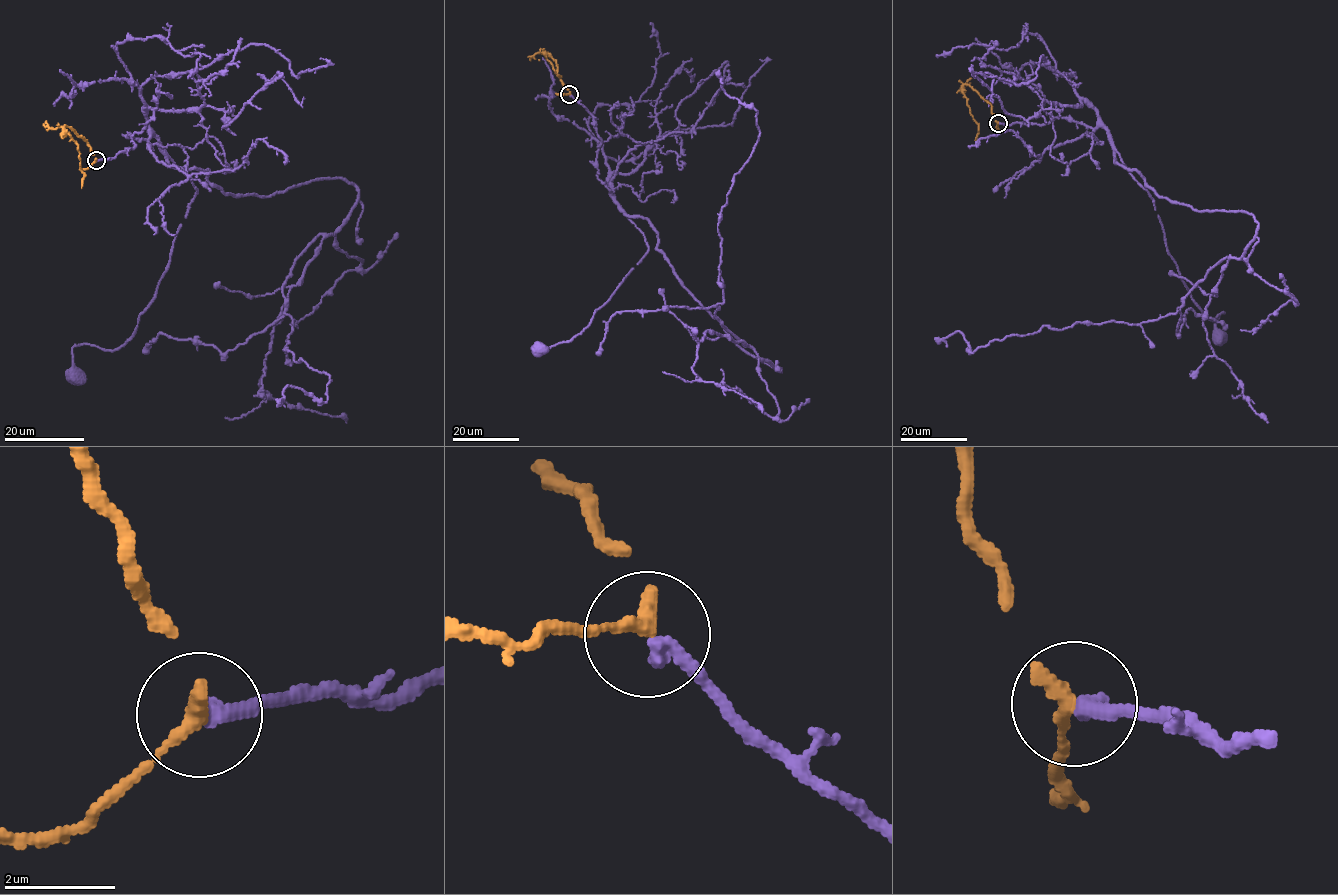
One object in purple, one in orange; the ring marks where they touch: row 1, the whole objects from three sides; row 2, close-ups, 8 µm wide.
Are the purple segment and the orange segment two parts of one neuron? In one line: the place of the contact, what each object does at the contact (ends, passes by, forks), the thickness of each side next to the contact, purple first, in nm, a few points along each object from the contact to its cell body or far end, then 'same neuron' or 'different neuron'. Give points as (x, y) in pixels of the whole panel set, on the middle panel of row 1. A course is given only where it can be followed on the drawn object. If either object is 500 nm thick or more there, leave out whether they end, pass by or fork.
at (569, 94); purple ends there; orange ends there; 300 nm thick on the purple side, 360 nm on the other; purple runs (569, 95), (593, 117), (601, 140), (598, 178), (643, 234), (648, 252), (579, 334), (539, 348); orange runs (569, 94), (545, 54), (556, 61), (560, 77), (558, 74); same neuron

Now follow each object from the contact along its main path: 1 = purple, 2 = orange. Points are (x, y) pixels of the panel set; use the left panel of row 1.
1: (95, 160), (135, 145), (130, 134), (151, 134), (197, 194), (135, 332), (113, 350), (75, 345), (75, 374)
2: (95, 161), (88, 142), (65, 125), (64, 130), (78, 146), (84, 174), (81, 188)

